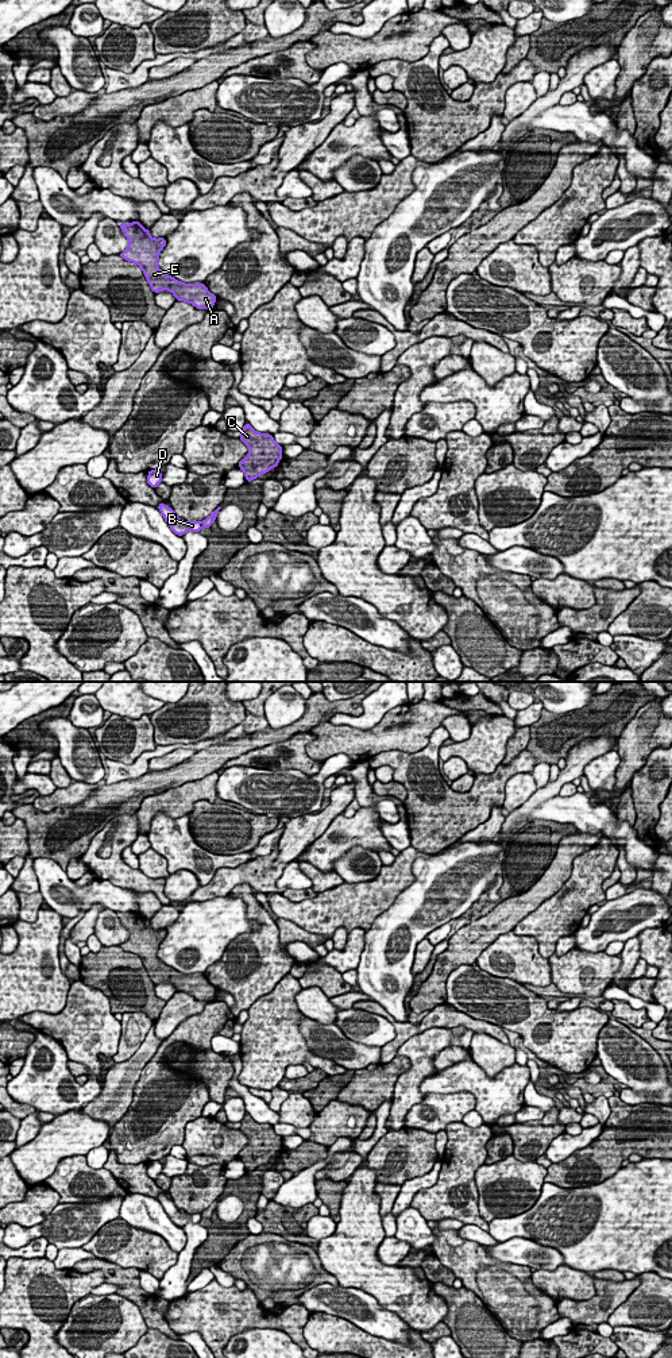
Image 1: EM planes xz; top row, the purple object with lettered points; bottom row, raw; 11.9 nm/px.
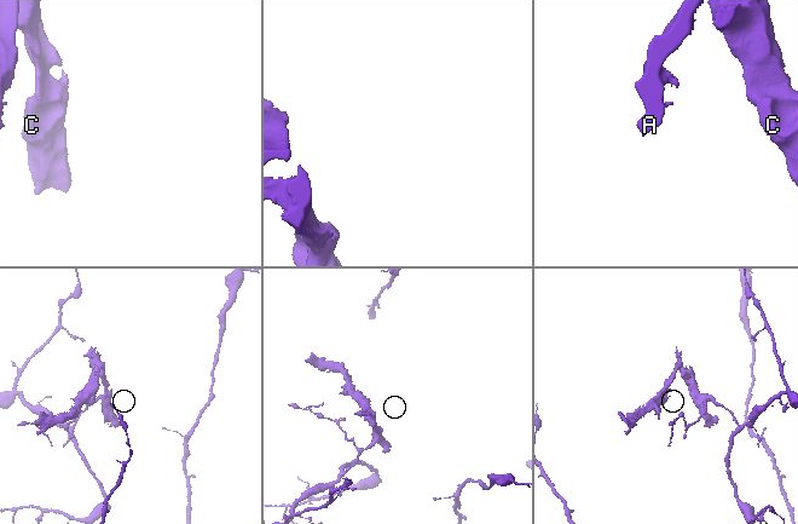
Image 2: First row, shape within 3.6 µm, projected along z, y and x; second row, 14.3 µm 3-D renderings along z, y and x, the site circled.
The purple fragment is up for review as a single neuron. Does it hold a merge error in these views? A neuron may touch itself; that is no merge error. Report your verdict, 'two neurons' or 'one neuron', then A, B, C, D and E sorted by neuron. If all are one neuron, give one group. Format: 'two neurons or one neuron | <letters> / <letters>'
two neurons | A C E / B D

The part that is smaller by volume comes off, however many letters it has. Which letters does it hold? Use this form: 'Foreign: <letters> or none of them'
Foreign: A, C, E

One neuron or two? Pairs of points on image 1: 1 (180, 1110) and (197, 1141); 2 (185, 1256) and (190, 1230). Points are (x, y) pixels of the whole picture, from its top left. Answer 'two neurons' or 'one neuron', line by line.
1: two neurons
2: one neuron

